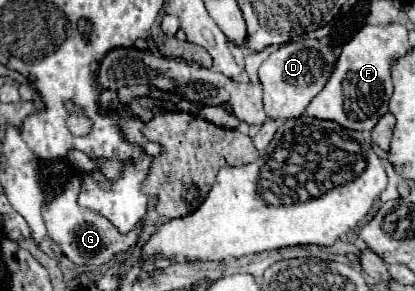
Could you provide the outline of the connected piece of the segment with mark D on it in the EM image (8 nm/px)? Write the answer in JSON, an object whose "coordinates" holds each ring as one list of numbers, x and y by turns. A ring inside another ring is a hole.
{"coordinates":[[304,39,298,43,284,43,260,67,260,83,264,89,264,111,272,119,296,119,308,103,326,85,338,53,322,39]]}

